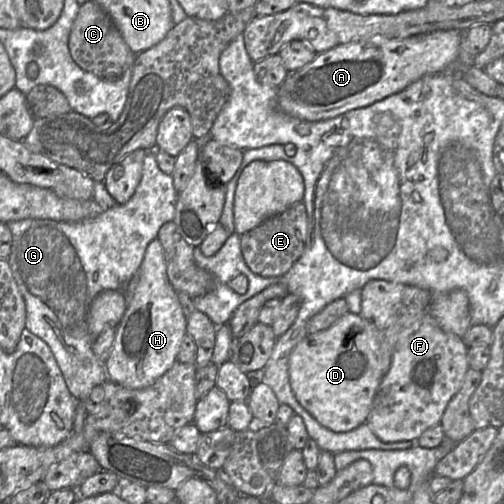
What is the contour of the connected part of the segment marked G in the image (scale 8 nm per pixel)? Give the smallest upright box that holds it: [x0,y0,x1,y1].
[6,151,177,401]

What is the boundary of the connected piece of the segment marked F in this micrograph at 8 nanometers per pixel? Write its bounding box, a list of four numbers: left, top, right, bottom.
[365,313,469,443]

